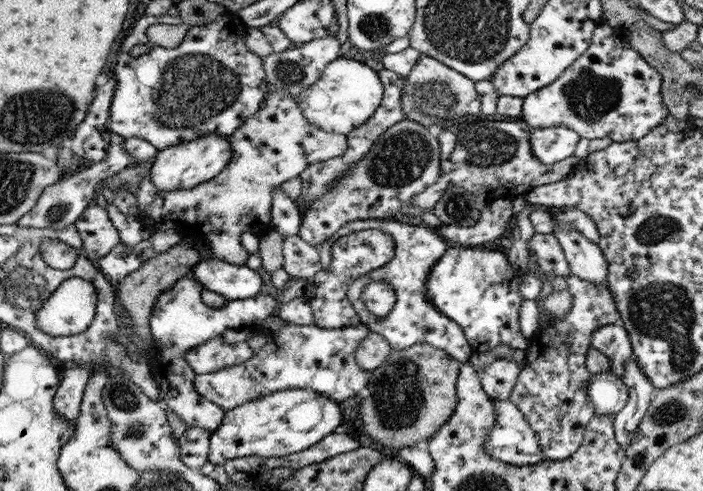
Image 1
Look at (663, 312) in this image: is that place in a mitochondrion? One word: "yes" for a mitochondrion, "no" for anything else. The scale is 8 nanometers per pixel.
yes

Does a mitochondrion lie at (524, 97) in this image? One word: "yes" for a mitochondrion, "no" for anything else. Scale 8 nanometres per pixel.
no

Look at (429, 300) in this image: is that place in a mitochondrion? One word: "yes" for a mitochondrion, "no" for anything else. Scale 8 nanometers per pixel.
no

